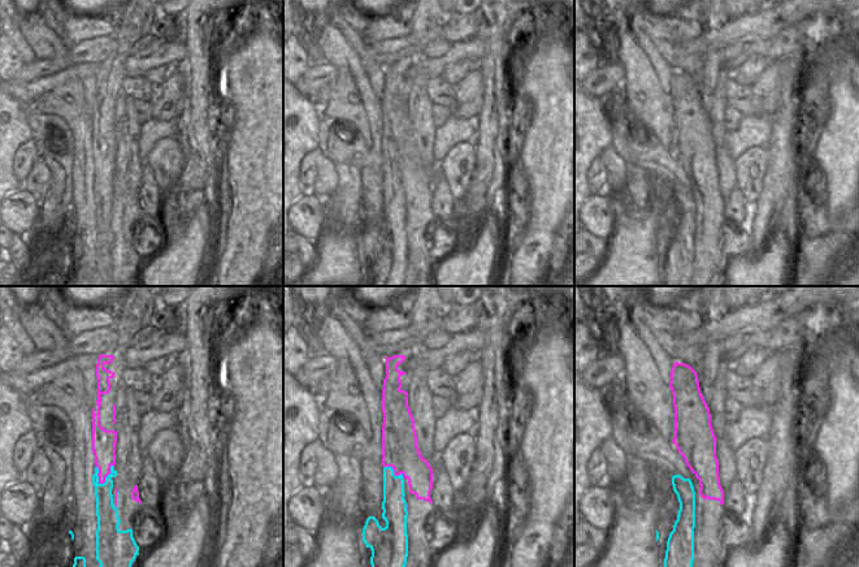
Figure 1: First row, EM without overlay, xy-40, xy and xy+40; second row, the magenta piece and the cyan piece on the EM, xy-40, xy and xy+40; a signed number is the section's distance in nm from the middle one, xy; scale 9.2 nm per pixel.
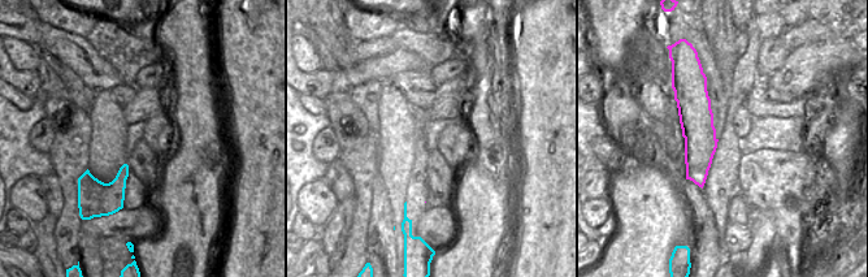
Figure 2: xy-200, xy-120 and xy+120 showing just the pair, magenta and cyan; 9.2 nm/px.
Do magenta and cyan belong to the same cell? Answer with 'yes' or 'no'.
no

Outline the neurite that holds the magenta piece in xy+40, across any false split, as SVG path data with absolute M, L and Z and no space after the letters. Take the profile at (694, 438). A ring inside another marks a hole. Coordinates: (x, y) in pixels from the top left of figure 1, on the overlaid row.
M674 362L669 377L674 407L672 442L693 472L695 492L693 567L713 567L729 557L721 541L725 505L716 458L717 438L697 372L685 363Z

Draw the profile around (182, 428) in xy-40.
M181 419L181 423L178 424L178 427L175 429L181 434L181 441L183 443L183 450L186 454L186 451L190 449L190 434L188 434L188 427L186 424L186 420Z

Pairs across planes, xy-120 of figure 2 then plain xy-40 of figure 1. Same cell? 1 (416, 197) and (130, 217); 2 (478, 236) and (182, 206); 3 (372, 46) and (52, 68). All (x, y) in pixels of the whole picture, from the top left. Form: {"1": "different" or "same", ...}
{"1": "same", "2": "different", "3": "same"}

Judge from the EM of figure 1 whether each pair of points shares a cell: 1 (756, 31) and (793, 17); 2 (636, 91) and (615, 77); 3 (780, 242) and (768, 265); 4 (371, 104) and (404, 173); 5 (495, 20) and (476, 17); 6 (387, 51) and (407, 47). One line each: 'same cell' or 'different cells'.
1: same cell
2: different cells
3: same cell
4: different cells
5: different cells
6: same cell

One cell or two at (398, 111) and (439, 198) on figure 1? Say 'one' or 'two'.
two

